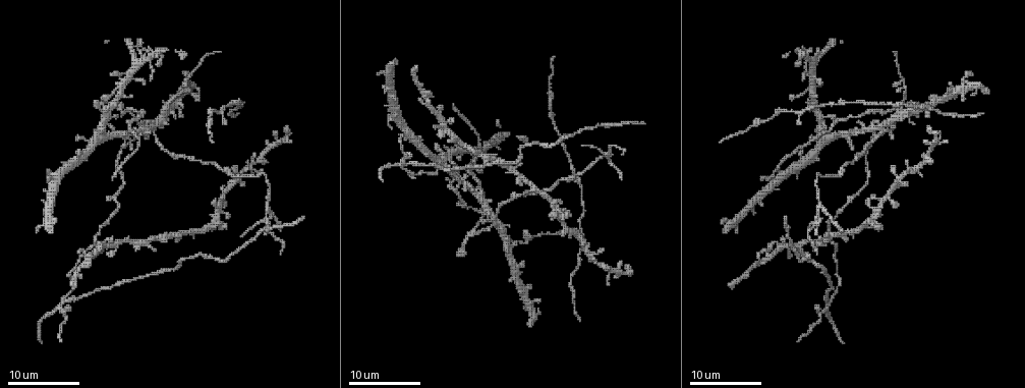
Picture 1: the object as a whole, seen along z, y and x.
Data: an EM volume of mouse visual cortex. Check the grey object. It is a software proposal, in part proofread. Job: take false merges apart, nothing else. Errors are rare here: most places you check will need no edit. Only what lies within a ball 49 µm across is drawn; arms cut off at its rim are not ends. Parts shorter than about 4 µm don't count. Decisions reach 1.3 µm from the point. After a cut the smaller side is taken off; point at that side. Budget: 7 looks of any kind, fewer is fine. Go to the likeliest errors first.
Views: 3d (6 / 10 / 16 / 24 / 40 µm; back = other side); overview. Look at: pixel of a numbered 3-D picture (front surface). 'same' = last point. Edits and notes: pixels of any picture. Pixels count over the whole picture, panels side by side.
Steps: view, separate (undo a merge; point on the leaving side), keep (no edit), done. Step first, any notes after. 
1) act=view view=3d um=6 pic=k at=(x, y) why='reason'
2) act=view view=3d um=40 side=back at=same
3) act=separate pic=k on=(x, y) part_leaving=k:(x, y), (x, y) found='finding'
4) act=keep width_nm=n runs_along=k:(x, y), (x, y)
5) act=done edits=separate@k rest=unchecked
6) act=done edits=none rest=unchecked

act=view view=3d um=16 pic=1 at=(62, 304) why='looks like a crossing'

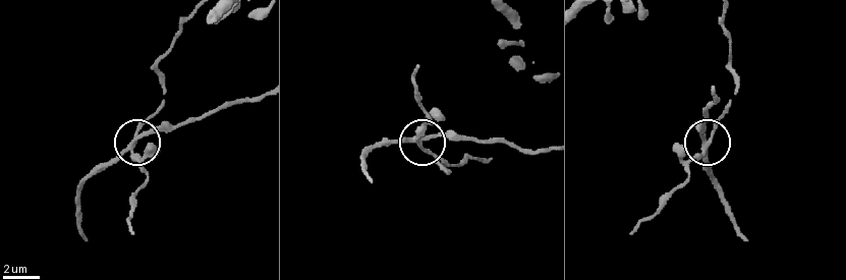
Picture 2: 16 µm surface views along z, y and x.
act=separate pic=2 on=(111, 165) width_nm=220 part_leaving=2:(132, 144), (217, 110), (263, 98) found='a second neuron is stuck on'

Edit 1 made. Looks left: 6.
act=view view=3d um=10 pic=1 at=(880, 131) why='thin arm on a thick one'

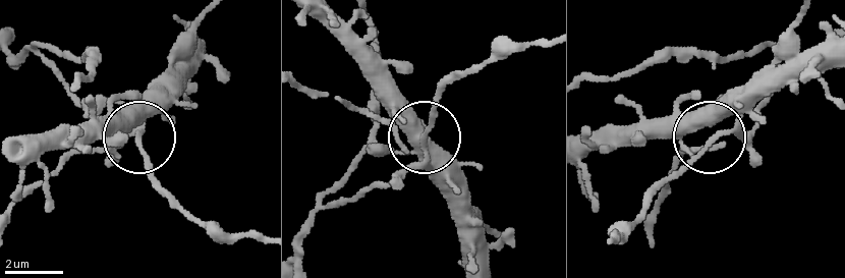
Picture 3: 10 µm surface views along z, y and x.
act=separate pic=3 on=(397, 188) side_arm_um=36 part_leaving=3:(425, 163), (439, 92), (490, 58), (548, 41) found='two neurons meet here'

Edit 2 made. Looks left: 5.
act=view view=overview

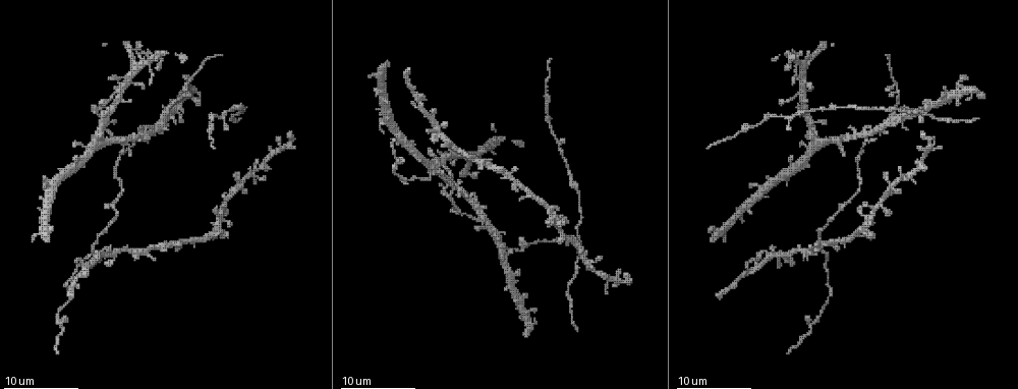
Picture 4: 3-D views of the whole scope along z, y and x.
act=view view=3d um=10 pic=4 at=(167, 113)

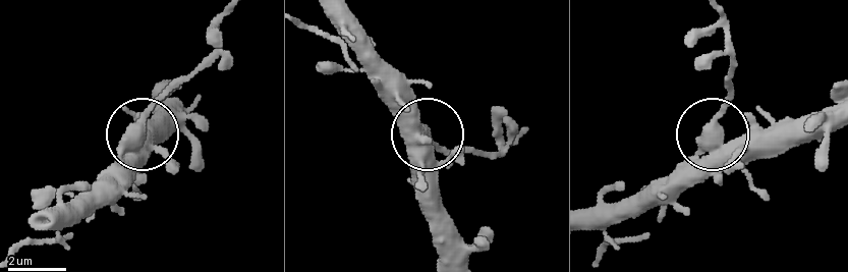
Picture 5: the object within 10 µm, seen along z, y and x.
act=keep side_arm_um=13 runs_along=5:(22, 245), (57, 234), (147, 118), (203, 62) found='continuous, no second neuron'

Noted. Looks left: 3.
act=view view=3d um=16 pic=4 at=(895, 82) why='three-way junction'

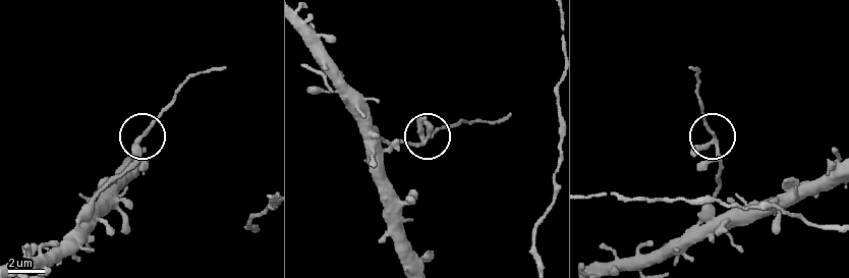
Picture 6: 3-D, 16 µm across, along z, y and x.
act=view view=3d um=16 side=back pic=6 at=(141, 139) why='from behind'

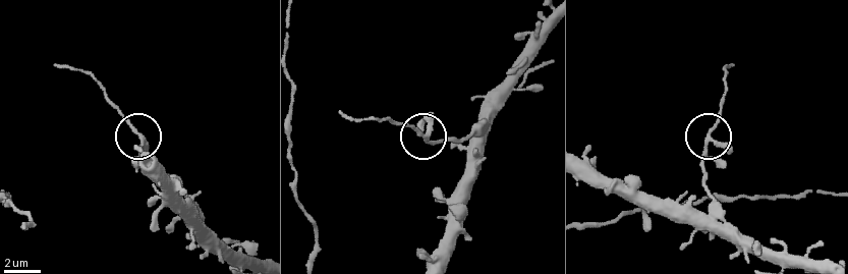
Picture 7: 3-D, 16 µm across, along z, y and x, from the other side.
act=keep arms=3 runs_along=7:(774, 262), (729, 221), (705, 184), (702, 157), (723, 104) found='continuous, no second neuron'

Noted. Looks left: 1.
act=done edits=separate@2,separate@3 rest=unchecked

